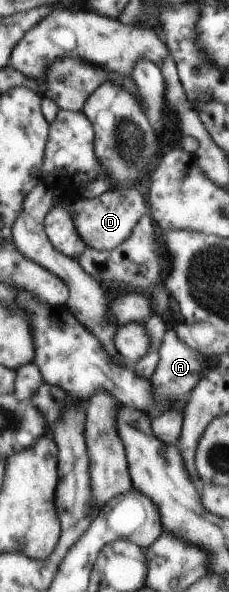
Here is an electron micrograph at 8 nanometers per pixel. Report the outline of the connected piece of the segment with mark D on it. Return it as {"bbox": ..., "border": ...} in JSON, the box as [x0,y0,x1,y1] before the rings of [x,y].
{"bbox":[67,188,149,251],"border":[[[110,188],[97,198],[80,198],[67,205],[73,216],[77,230],[88,247],[101,251],[113,251],[124,244],[141,222],[141,218],[149,214],[148,200],[137,188]]]}

